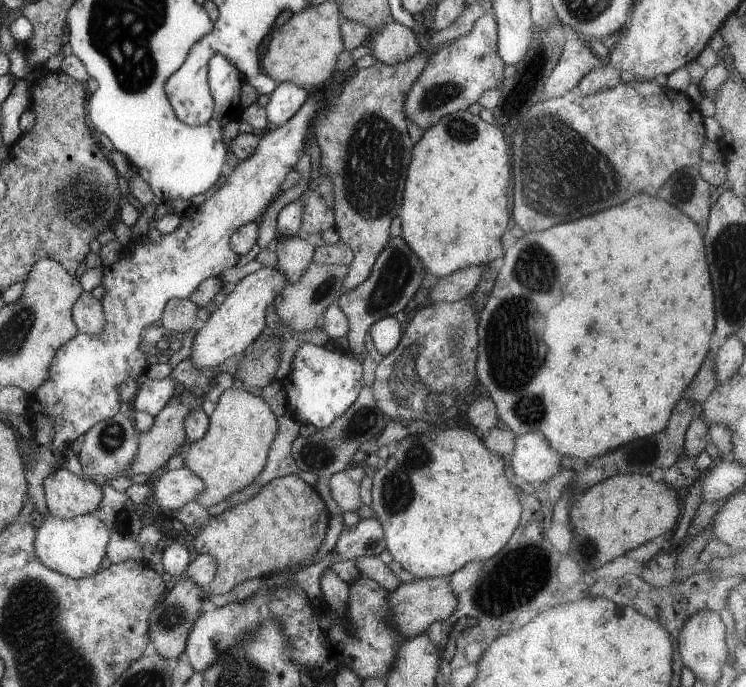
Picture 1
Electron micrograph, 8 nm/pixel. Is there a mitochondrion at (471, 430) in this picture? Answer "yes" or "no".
no

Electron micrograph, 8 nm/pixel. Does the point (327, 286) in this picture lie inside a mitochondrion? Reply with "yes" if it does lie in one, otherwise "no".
yes

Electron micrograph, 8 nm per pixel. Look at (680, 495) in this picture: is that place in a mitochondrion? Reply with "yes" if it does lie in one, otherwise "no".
no

